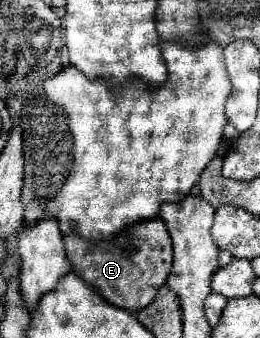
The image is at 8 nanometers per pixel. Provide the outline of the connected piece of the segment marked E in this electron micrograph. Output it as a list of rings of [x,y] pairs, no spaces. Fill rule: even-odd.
[[[158,217],[134,223],[112,239],[100,241],[84,239],[70,231],[64,235],[64,245],[74,273],[96,287],[108,303],[128,311],[140,311],[152,303],[172,267],[172,241],[164,221]]]

